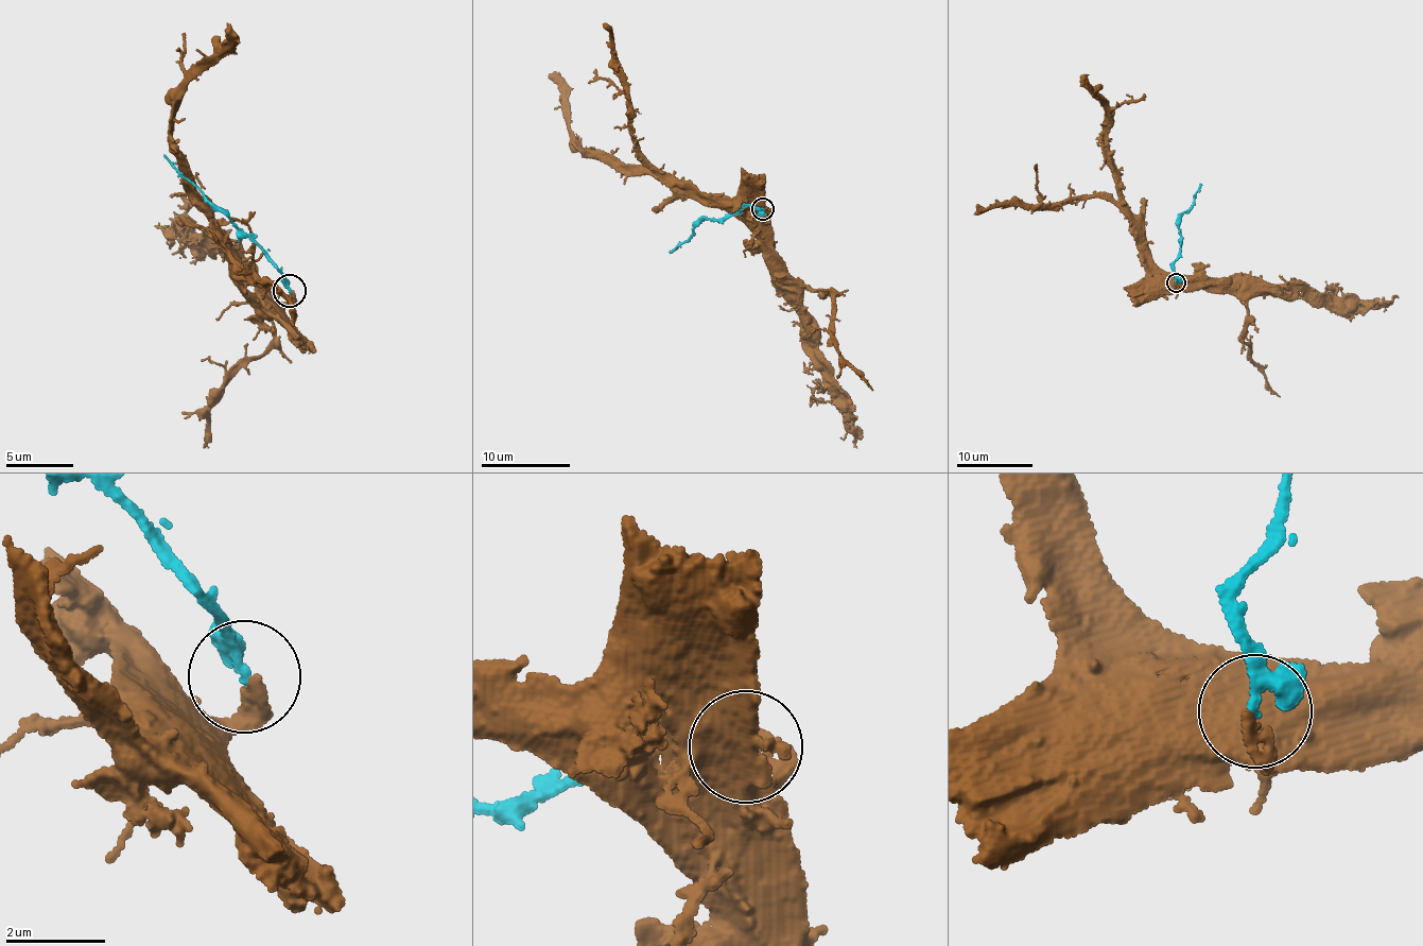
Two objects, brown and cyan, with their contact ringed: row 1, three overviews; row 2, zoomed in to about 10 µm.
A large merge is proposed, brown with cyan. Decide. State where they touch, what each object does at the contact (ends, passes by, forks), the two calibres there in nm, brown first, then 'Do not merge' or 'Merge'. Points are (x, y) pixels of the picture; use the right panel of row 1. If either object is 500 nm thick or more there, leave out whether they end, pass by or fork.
Place: (1176, 282). At the ring brown ends. At the ring cyan passes by. Thickness 220 nm (brown) against 200 nm. Merge

